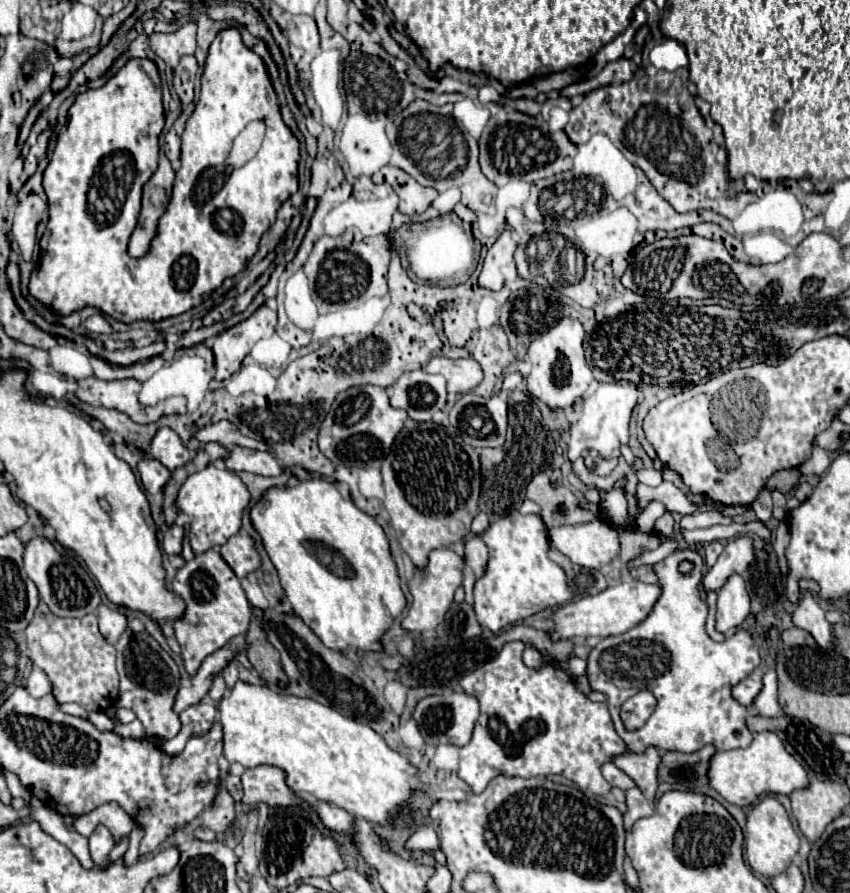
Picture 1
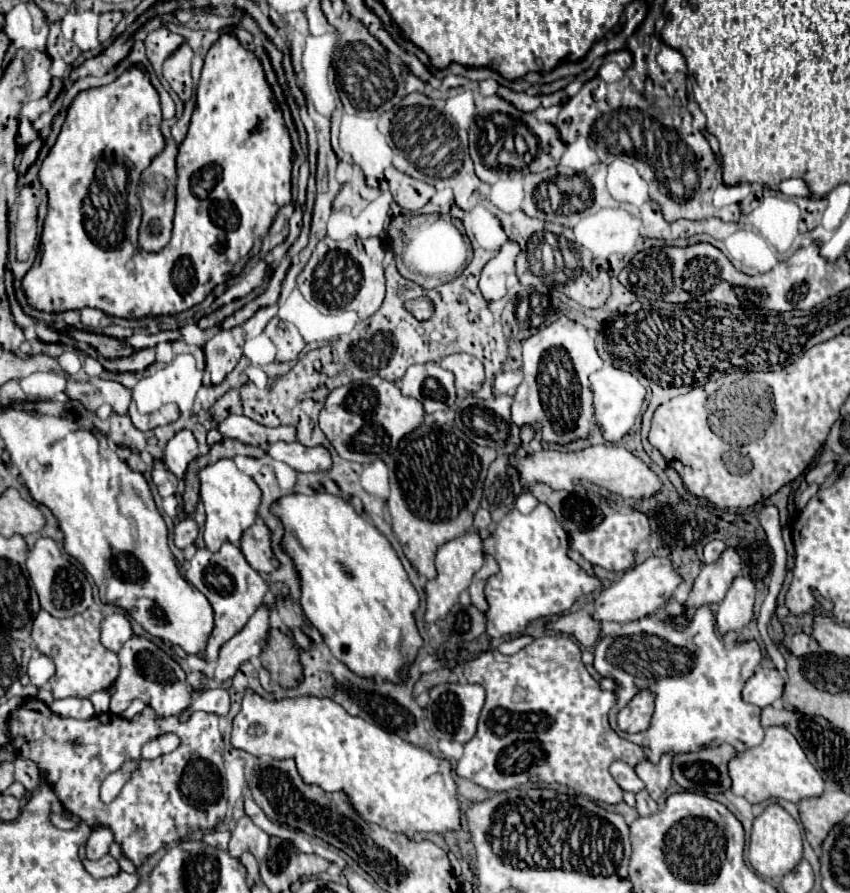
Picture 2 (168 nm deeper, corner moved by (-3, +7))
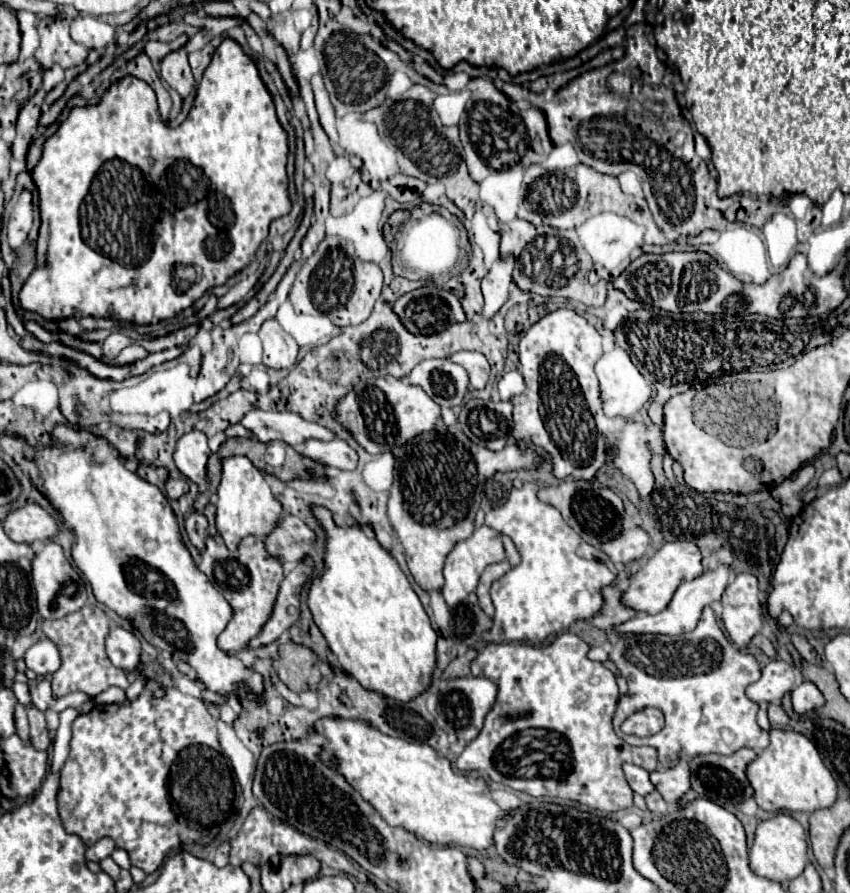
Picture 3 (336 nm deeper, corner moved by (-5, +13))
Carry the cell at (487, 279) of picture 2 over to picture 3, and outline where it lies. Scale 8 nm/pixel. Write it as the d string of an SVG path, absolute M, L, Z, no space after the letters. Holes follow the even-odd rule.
M501 257L493 263L493 267L489 269L489 273L483 277L481 289L483 289L483 297L485 297L485 307L483 307L483 315L485 317L493 317L501 305L507 301L509 295L509 285L511 285L511 271L513 271L513 263L515 257Z

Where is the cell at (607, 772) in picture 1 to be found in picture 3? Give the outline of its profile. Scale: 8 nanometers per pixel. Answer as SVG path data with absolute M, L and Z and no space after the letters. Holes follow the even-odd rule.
M625 763L623 765L623 773L625 773L625 779L627 779L627 783L629 783L629 787L635 791L635 793L639 793L639 795L647 795L647 793L651 793L655 787L653 787L653 783L649 781L649 773L645 771L645 769L641 769L641 767L637 767L637 765L631 765L631 763Z

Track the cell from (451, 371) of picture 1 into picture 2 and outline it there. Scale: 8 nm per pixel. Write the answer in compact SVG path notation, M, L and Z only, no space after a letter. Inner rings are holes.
M459 353L459 355L449 355L439 361L439 365L455 375L455 385L465 389L467 393L477 393L485 381L485 371L483 363L477 357Z

